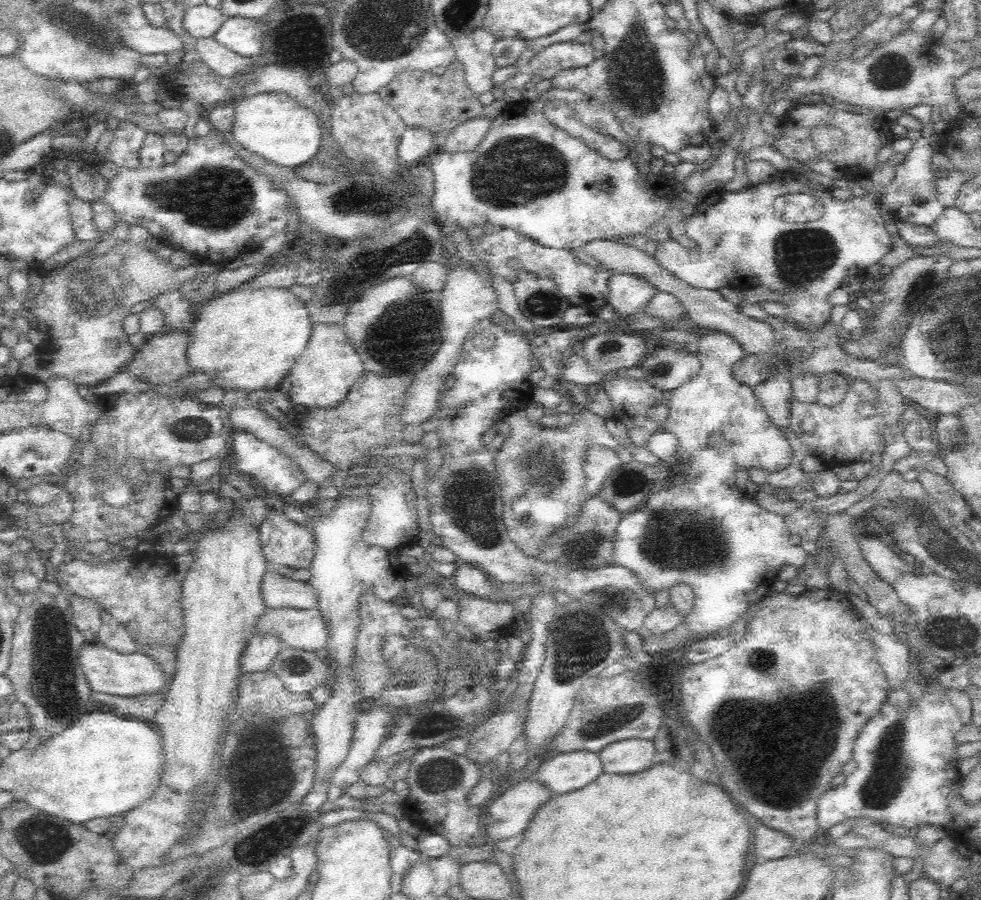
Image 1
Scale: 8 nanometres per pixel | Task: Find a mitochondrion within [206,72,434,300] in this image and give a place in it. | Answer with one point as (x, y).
(411, 249)

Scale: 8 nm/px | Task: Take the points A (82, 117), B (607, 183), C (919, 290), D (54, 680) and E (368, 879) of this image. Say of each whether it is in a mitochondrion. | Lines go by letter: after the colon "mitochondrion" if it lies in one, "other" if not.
A: other
B: other
C: mitochondrion
D: mitochondrion
E: other

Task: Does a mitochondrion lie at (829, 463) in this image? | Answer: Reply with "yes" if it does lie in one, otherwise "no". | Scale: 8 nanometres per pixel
no

